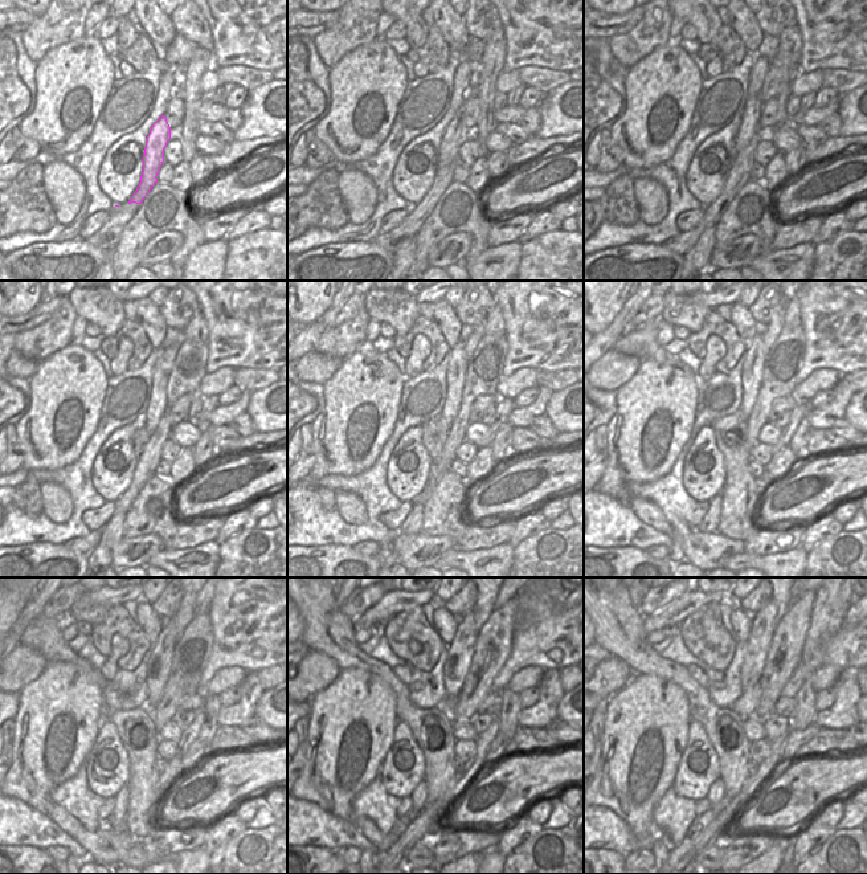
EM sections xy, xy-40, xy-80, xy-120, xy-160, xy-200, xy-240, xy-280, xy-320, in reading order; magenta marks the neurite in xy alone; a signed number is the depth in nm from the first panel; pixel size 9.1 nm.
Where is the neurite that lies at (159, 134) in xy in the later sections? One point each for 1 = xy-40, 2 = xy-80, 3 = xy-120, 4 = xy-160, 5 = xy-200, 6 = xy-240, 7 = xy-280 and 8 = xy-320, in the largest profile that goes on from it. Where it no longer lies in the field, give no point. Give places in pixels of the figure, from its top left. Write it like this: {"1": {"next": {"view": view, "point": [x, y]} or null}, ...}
{"1": {"next": {"view": "xy-40", "point": [456, 133]}}, "2": {"next": {"view": "xy-80", "point": [749, 126]}}, "3": {"next": {"view": "xy-120", "point": [156, 407]}}, "4": {"next": {"view": "xy-160", "point": [457, 367]}}, "5": {"next": {"view": "xy-200", "point": [752, 371]}}, "6": {"next": {"view": "xy-240", "point": [159, 665]}}, "7": {"next": {"view": "xy-280", "point": [459, 652]}}, "8": {"next": {"view": "xy-320", "point": [763, 625]}}}

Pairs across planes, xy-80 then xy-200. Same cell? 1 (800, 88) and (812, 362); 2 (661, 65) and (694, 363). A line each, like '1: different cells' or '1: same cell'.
1: different cells
2: different cells

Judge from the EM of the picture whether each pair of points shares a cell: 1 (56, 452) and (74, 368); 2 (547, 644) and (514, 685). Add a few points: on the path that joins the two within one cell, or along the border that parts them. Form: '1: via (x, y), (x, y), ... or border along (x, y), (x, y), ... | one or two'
1: via (50, 431), (53, 411), (68, 389) | one
2: border along (546, 670), (538, 666), (523, 666), (504, 686) | two

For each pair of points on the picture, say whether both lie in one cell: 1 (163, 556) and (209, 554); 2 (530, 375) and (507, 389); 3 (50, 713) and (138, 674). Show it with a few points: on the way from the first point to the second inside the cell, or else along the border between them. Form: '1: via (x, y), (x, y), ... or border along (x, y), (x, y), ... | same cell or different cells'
1: via (175, 558), (197, 558) | same cell
2: via (524, 378), (512, 386) | same cell
3: border along (103, 689), (101, 719) | different cells

